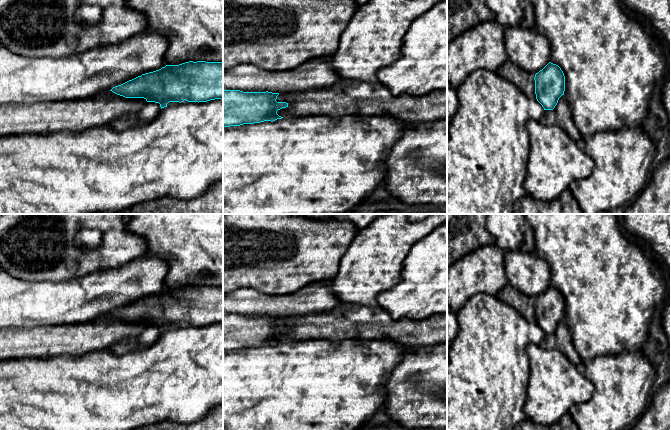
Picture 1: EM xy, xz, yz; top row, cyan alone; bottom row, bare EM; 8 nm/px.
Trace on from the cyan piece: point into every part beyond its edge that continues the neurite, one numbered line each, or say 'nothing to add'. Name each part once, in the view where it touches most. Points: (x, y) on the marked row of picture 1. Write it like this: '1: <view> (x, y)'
nothing to add

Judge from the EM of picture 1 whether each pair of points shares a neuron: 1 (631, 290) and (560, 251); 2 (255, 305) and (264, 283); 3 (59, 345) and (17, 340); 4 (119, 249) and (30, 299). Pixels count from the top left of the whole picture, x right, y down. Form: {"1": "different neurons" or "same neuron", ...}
{"1": "same neuron", "2": "different neurons", "3": "same neuron", "4": "different neurons"}

